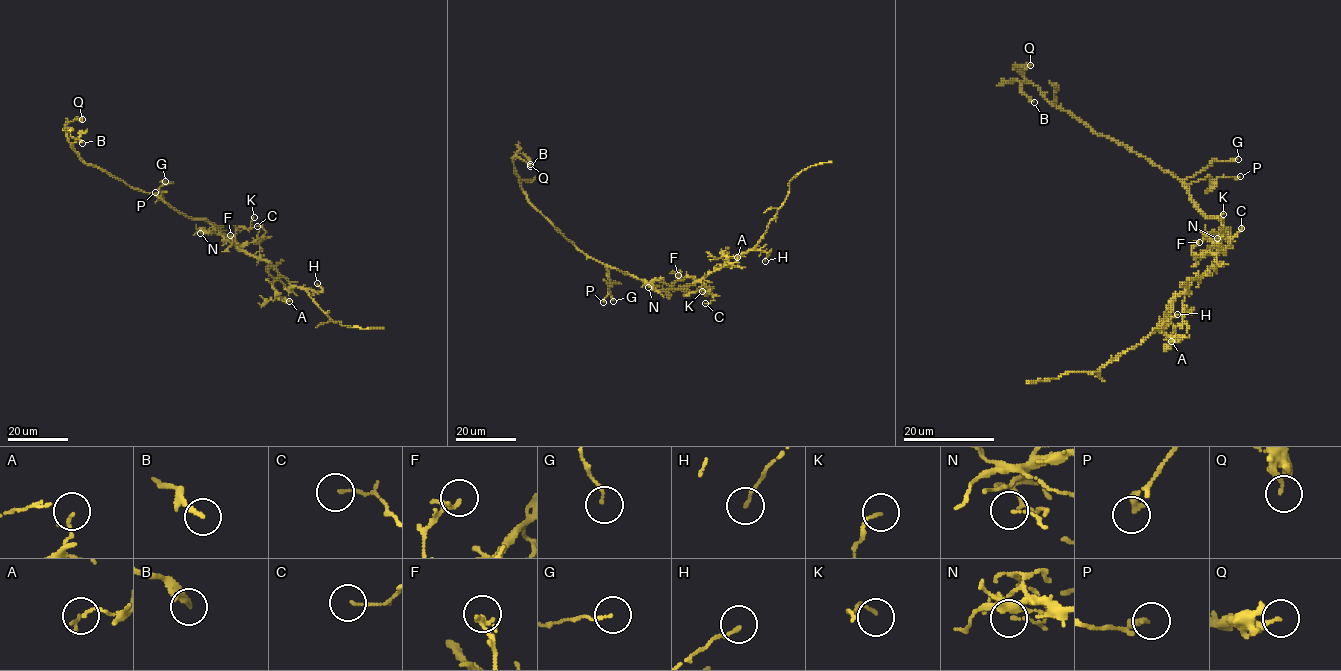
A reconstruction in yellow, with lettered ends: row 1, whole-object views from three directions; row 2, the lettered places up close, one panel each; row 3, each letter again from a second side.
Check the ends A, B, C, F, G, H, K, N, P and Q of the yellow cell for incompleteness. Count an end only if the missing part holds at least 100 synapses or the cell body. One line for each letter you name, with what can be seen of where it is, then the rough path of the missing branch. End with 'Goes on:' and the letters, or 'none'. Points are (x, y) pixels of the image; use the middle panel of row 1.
Goes on: none

